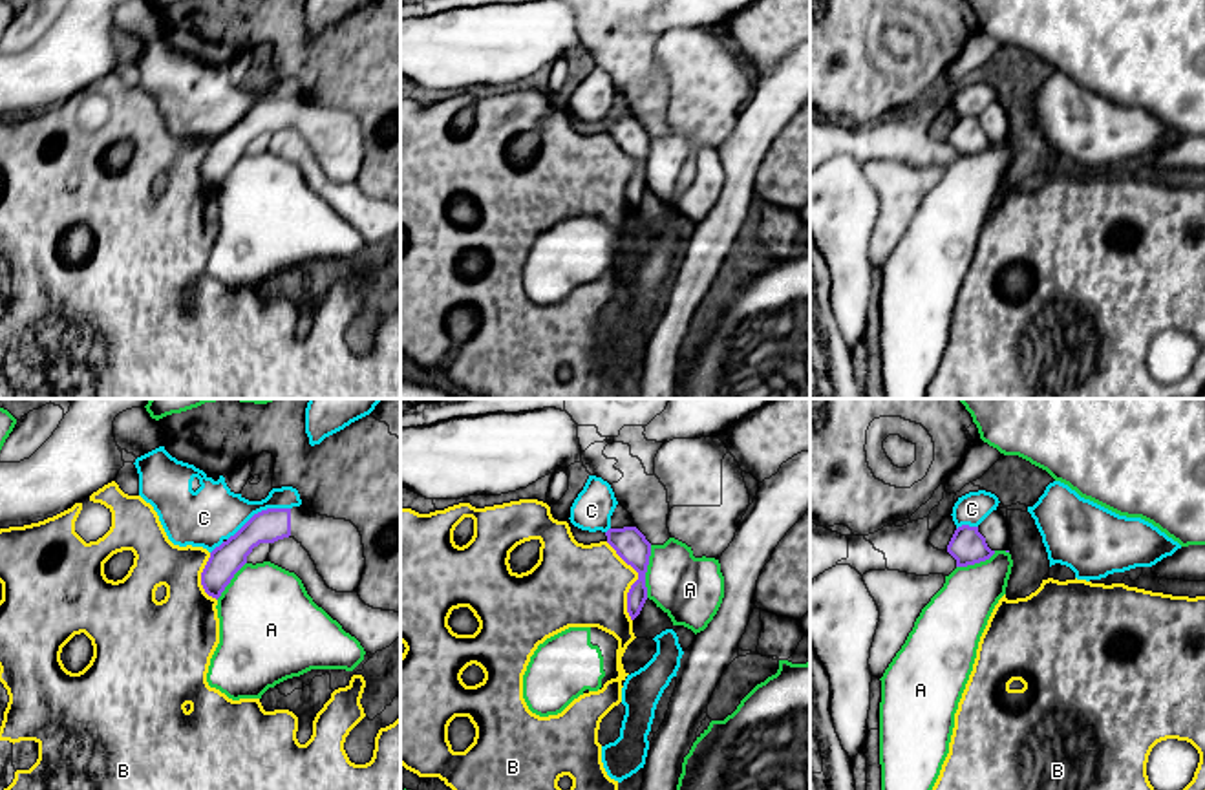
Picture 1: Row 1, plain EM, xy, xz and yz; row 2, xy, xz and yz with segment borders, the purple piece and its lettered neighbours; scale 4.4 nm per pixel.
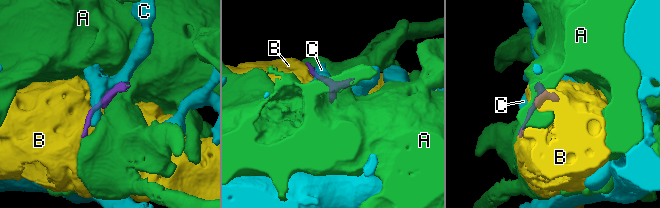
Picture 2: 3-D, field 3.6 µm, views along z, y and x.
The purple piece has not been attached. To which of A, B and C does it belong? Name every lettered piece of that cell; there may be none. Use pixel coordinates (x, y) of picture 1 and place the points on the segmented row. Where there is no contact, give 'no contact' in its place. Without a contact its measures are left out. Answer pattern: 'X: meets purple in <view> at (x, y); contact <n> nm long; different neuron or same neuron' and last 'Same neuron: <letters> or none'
A: meets purple in xz at (646, 571); contact 240 nm long; different neuron
B: meets purple in xz at (635, 582); contact 360 nm long; different neuron
C: meets purple in xy at (258, 512); contact 320 nm long; different neuron
Same neuron: none

